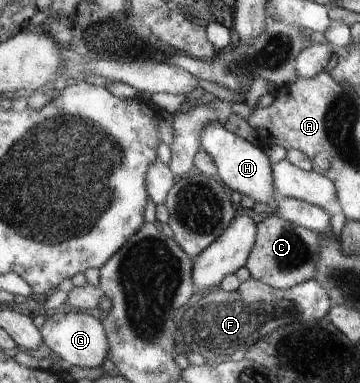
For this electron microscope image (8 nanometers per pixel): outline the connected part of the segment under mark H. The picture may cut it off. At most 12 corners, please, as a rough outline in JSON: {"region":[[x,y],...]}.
{"region":[[207,124],[201,146],[232,191],[279,204],[265,148]]}

